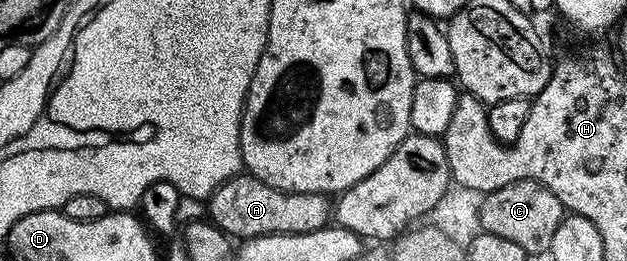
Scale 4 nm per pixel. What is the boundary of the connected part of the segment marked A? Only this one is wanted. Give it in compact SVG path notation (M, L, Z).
M240 171L211 192L206 202L209 220L232 239L264 237L278 233L312 233L328 228L333 217L333 201L325 193L290 193L269 187L251 173Z

